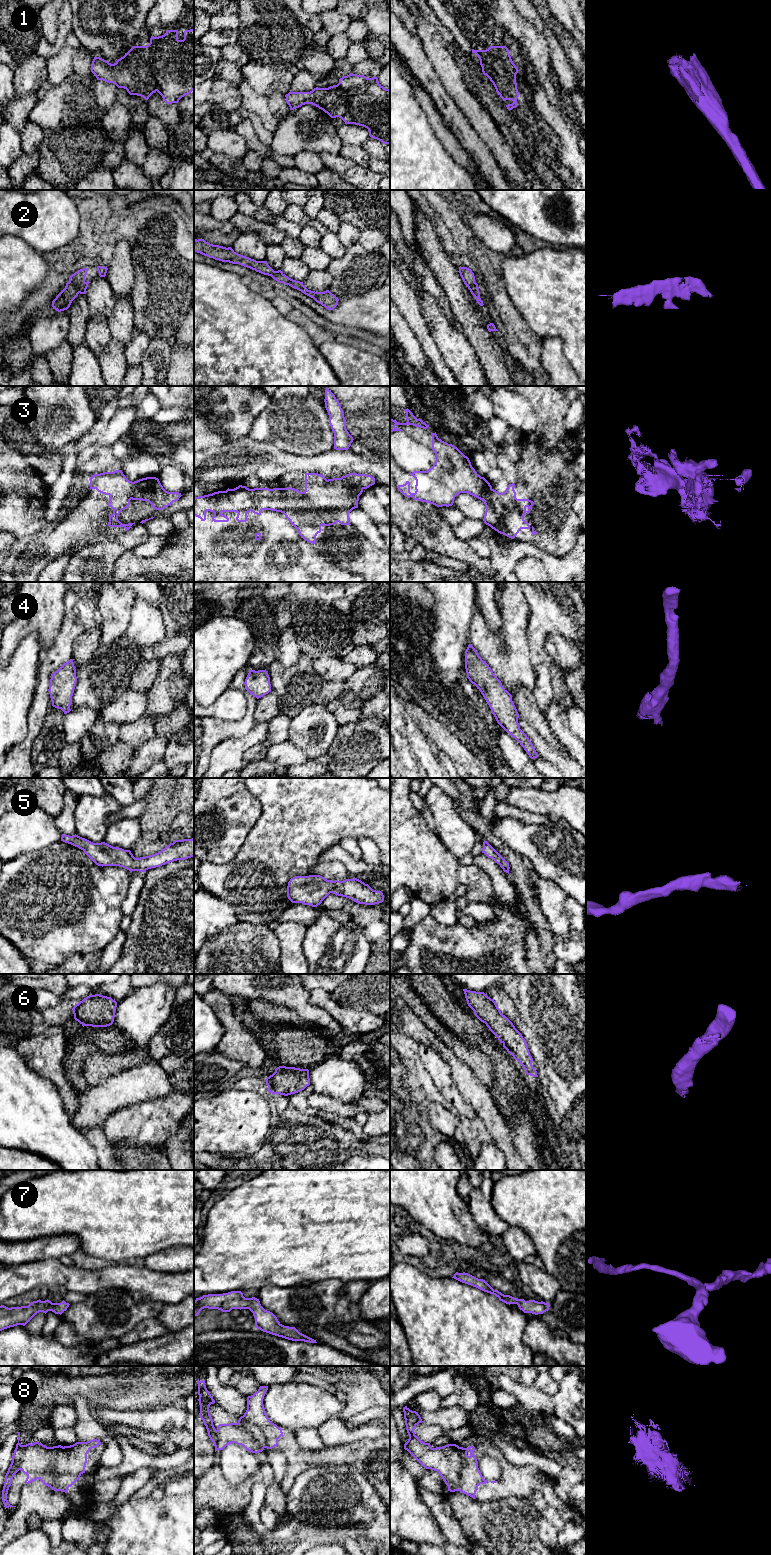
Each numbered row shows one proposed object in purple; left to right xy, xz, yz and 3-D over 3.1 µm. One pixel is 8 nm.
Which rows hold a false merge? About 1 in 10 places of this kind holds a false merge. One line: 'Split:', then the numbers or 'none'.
Split: 1

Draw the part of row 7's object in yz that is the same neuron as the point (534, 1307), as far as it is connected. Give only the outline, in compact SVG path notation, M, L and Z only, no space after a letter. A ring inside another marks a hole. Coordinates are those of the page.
M456 1272L452 1277L462 1283L471 1285L476 1287L484 1292L490 1293L495 1295L499 1298L500 1301L506 1304L517 1304L519 1309L522 1310L524 1313L532 1313L535 1315L543 1314L544 1312L549 1310L550 1304L545 1303L543 1301L538 1302L535 1300L525 1301L524 1299L517 1299L510 1295L504 1295L498 1290L494 1290L485 1280L478 1279L468 1273L458 1273Z

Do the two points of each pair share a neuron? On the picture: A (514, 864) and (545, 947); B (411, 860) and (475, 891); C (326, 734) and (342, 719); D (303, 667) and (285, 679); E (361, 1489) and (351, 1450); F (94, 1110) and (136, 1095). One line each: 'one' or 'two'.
A: one
B: one
C: two
D: one
E: two
F: one

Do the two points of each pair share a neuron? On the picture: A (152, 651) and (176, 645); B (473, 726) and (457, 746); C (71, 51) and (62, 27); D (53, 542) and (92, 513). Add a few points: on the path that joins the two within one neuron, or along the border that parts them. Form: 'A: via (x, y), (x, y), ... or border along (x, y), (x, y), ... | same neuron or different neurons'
A: via (158, 651), (170, 645) | same neuron
B: border along (448, 728), (478, 756) | different neurons
C: border along (72, 31), (68, 34), (64, 45), (52, 57) | different neurons
D: via (63, 540), (67, 540), (84, 523) | same neuron

